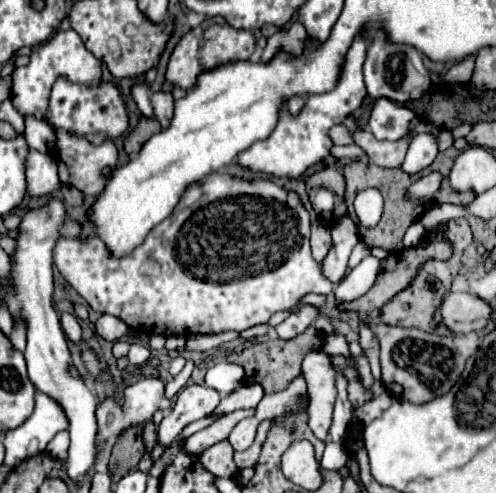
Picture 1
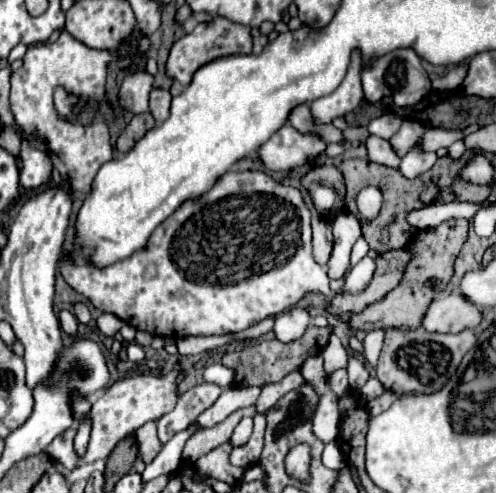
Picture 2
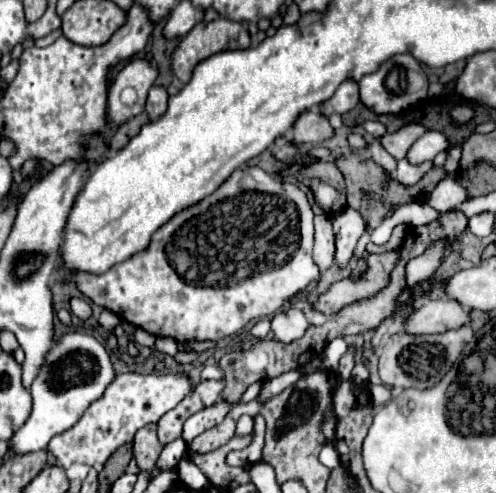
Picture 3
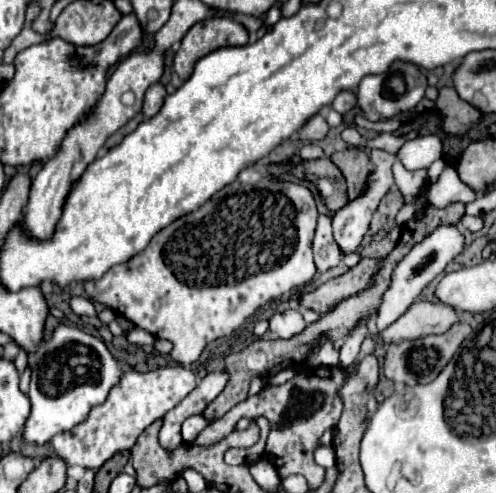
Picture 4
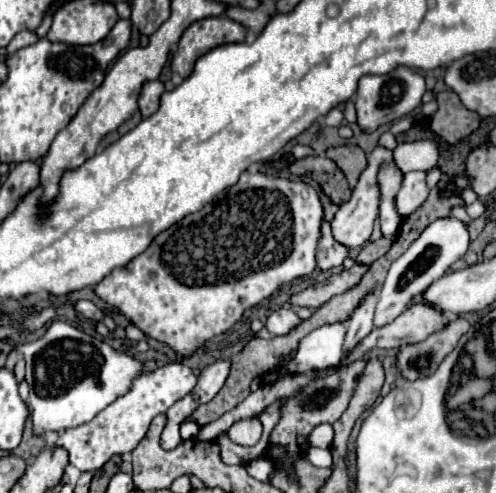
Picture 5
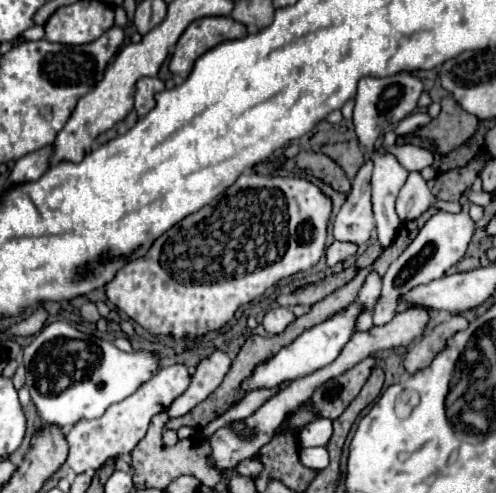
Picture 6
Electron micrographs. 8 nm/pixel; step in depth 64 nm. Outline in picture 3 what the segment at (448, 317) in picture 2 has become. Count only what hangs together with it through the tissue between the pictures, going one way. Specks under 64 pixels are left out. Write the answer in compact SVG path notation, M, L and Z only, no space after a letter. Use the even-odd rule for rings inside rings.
M440 298L440 300L422 300L416 304L414 310L406 318L406 332L420 336L420 334L442 334L452 328L460 328L470 324L470 316L456 300Z

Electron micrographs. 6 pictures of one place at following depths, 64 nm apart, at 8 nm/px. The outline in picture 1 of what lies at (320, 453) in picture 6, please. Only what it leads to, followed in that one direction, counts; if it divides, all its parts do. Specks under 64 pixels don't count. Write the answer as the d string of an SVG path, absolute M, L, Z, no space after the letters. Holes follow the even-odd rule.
M326 442L326 450L322 456L322 466L328 470L340 470L348 462L348 452L342 442Z

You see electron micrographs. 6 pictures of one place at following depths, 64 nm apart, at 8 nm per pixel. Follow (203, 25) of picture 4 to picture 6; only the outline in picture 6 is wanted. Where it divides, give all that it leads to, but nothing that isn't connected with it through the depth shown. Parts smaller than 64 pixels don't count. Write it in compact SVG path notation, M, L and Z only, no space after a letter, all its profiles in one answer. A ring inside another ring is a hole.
M230 16L202 18L192 22L180 36L176 50L170 60L170 72L186 78L192 72L196 58L200 58L210 48L246 36L246 26L232 20Z

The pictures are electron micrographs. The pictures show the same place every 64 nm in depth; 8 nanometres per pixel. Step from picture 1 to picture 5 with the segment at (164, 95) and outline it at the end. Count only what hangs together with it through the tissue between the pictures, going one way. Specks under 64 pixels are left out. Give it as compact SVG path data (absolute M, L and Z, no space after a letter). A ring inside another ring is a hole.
M148 80L148 82L144 82L140 98L138 98L138 108L140 108L140 114L144 118L150 116L152 112L156 112L162 92L164 92L164 84L160 80Z

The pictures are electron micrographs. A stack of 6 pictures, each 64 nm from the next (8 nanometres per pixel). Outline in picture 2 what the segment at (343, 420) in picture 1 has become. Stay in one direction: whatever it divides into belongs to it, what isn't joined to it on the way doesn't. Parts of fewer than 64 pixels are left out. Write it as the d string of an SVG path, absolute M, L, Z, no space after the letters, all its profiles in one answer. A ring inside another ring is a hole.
M340 368L340 370L336 370L334 374L330 374L330 386L332 386L332 390L338 394L338 396L342 396L350 386L348 386L348 370L346 368Z

